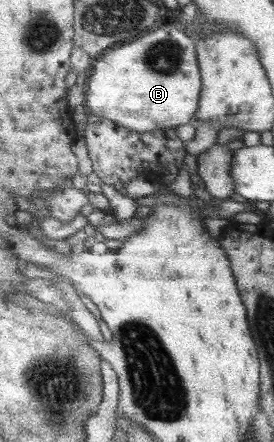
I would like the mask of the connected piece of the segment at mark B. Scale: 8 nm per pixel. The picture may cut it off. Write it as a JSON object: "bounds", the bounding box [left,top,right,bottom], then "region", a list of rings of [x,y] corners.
{"bounds":[87,23,203,133],"region":[[[163,23],[137,40],[108,48],[90,71],[87,85],[90,113],[140,133],[193,123],[203,86],[195,42],[178,27]]]}

